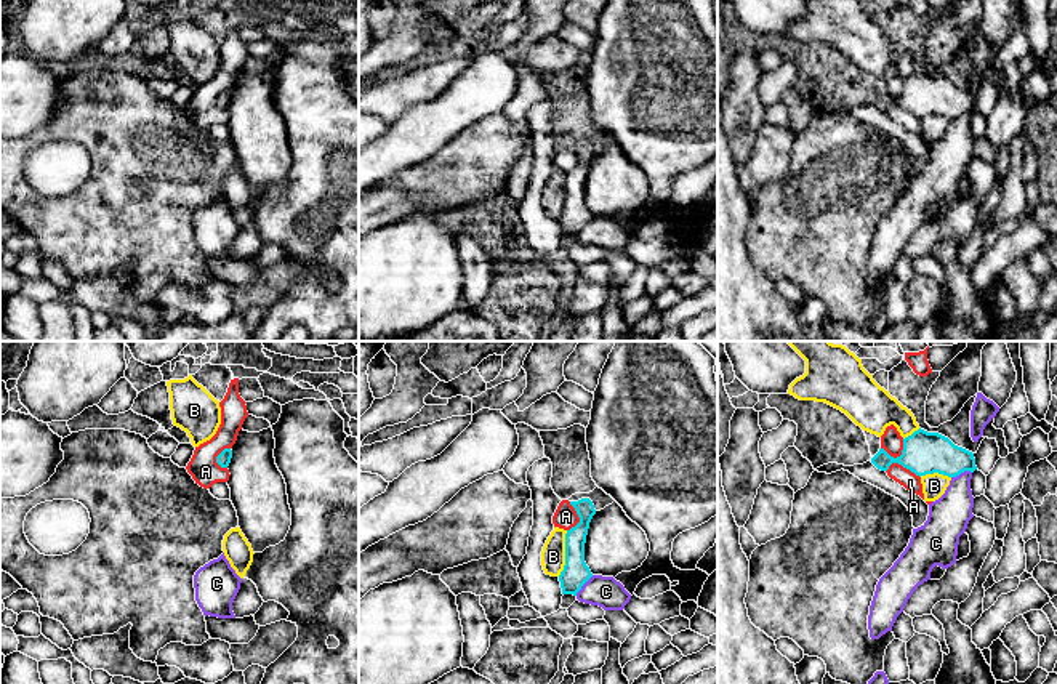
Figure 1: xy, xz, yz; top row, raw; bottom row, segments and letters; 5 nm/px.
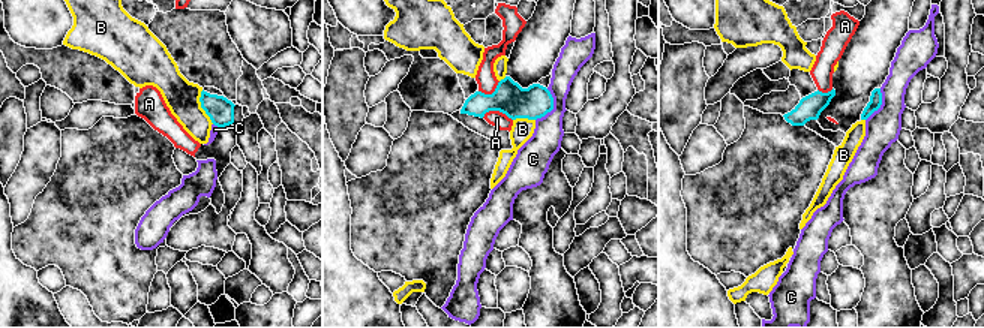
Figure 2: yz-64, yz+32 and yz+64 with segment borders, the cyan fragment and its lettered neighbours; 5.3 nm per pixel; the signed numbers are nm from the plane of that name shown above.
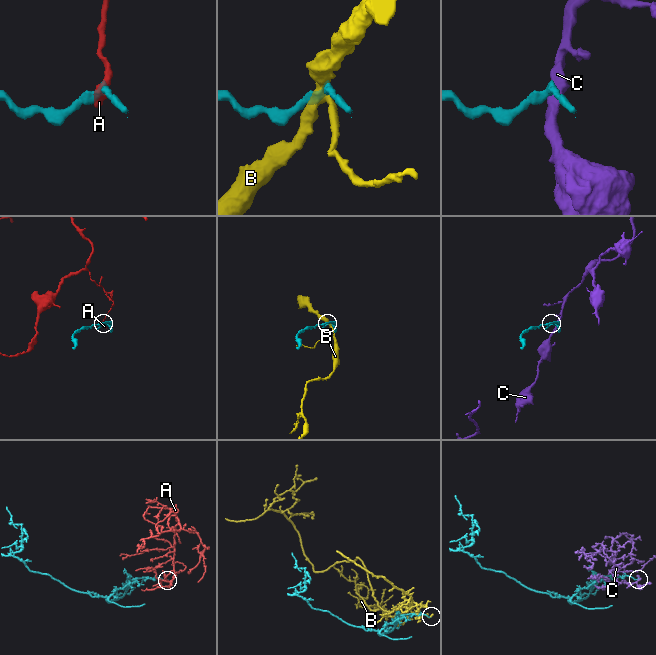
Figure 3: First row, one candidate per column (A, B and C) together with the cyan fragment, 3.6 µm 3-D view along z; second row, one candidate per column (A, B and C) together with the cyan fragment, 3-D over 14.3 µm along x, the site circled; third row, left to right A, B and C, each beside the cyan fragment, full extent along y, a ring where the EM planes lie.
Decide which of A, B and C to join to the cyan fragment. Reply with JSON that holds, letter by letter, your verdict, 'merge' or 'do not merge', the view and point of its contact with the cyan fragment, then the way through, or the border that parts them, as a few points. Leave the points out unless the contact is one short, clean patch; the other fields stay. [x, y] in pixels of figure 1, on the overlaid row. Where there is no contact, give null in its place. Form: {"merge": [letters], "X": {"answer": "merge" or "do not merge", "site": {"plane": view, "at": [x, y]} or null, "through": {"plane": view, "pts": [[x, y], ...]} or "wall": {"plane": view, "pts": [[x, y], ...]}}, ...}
{"merge": [], "A": {"answer": "do not merge", "site": {"plane": "yz", "at": [904, 466]}, "wall": {"plane": "yz", "pts": [[886, 470], [892, 463], [900, 463], [920, 478]]}}, "B": {"answer": "do not merge", "site": {"plane": "xz", "at": [566, 553]}}, "C": {"answer": "do not merge", "site": {"plane": "xz", "at": [583, 583]}, "wall": {"plane": "xz", "pts": [[593, 575], [575, 595]]}}}

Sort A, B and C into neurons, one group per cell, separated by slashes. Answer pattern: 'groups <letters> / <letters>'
groups A / B / C

